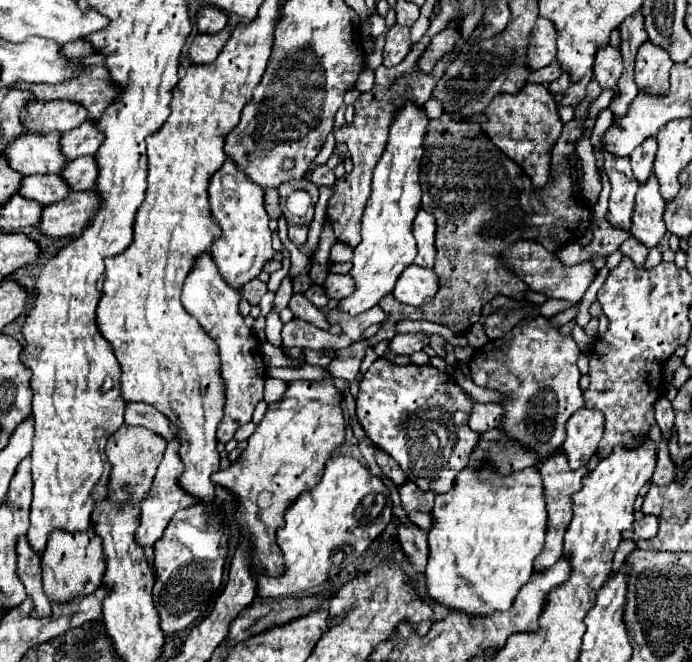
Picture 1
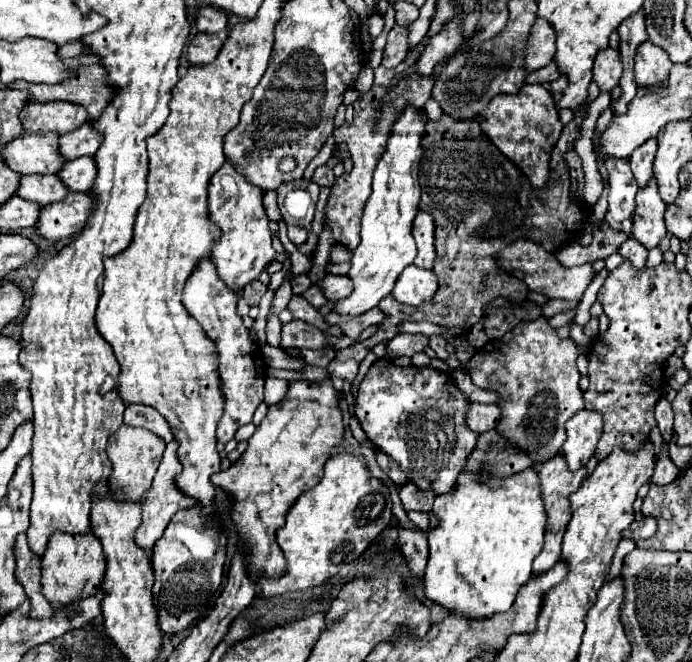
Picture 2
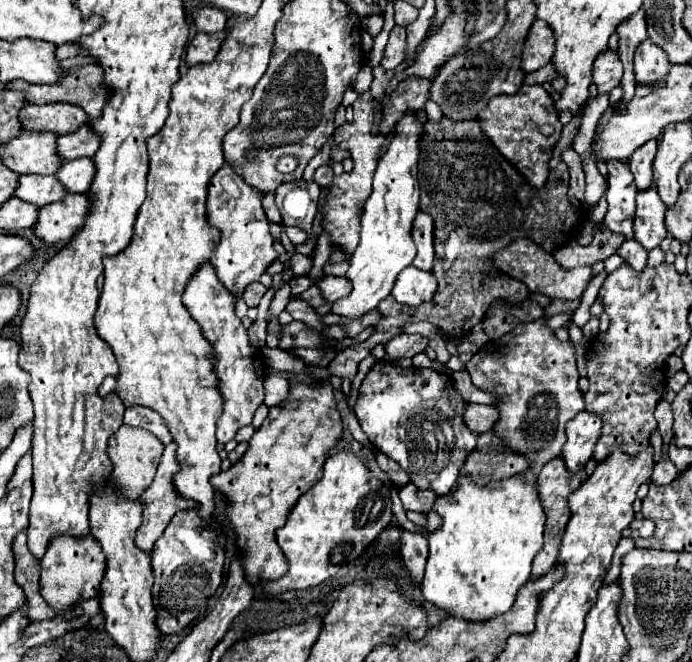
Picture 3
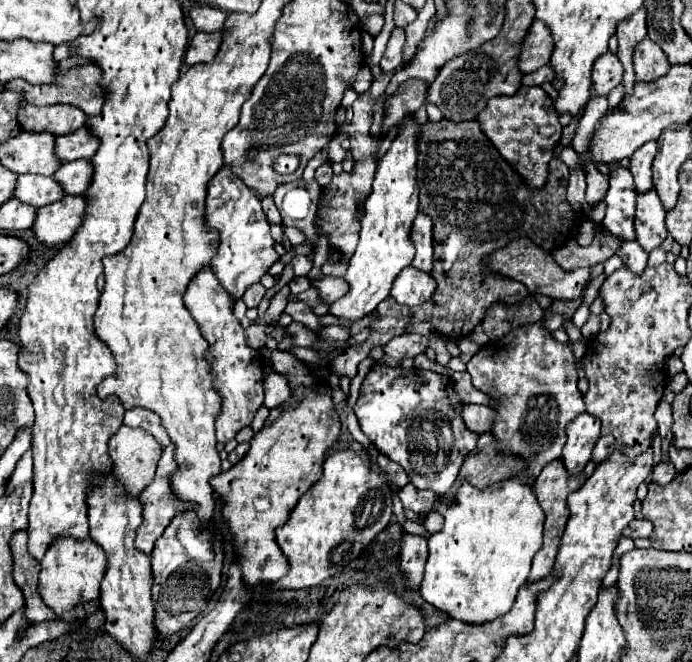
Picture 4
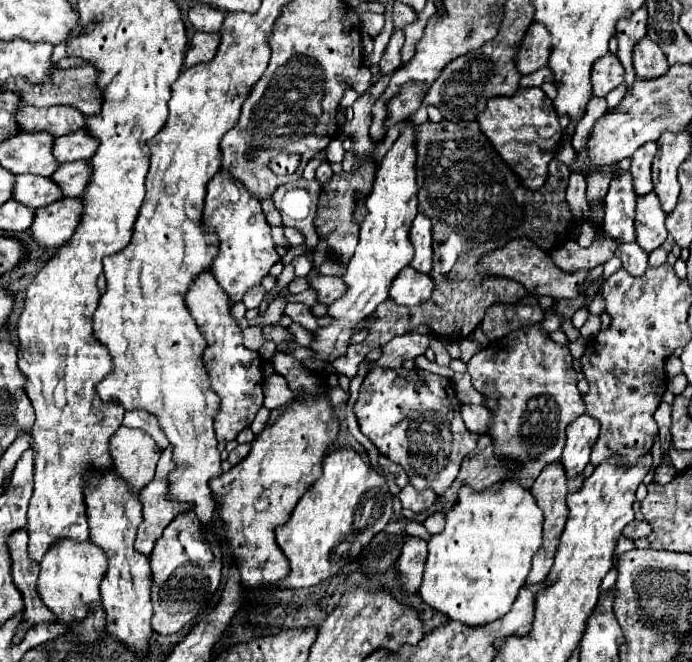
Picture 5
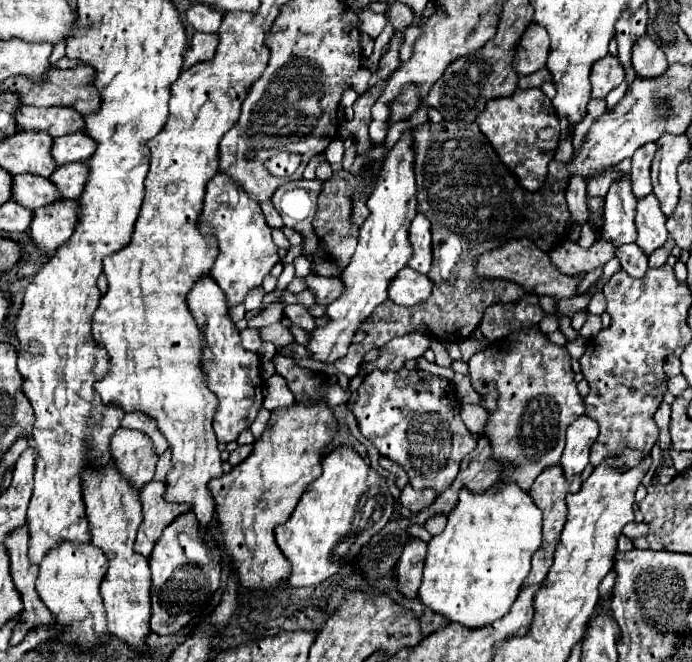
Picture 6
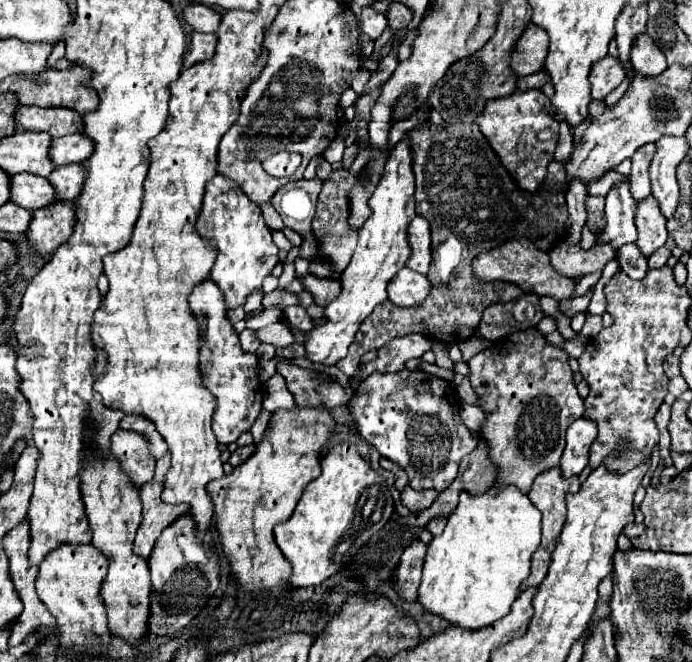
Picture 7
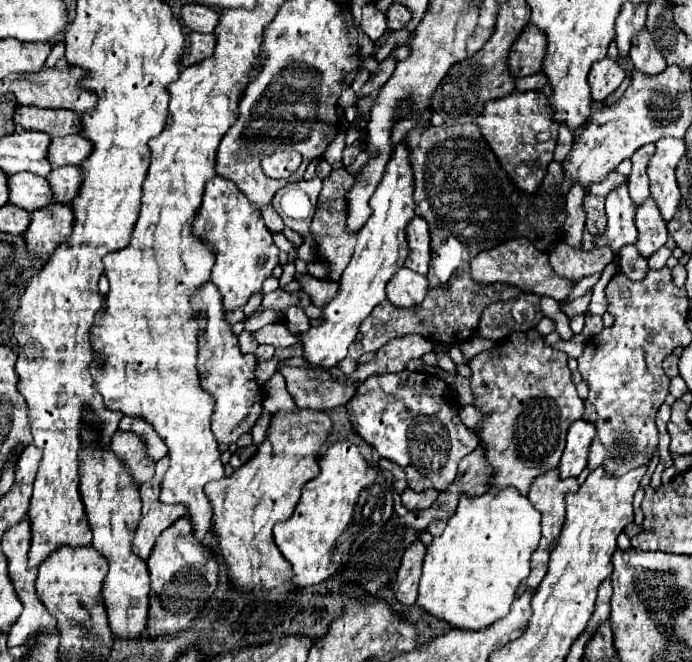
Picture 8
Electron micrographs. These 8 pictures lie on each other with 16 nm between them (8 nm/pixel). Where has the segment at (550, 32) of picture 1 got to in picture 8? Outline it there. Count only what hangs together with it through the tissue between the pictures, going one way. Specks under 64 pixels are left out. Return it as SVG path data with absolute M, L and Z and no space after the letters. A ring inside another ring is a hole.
M526 26L524 32L516 38L516 44L514 44L512 52L510 52L508 70L516 78L536 74L540 70L540 66L542 66L544 54L546 54L544 34L534 26Z

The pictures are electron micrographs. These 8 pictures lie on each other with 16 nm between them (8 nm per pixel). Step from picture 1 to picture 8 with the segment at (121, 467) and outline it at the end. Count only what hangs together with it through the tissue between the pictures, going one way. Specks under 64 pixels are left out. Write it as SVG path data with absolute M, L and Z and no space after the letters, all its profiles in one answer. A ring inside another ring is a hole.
M118 430L112 436L110 448L112 448L112 452L116 452L128 464L128 468L130 468L130 472L132 472L132 476L134 476L134 480L138 484L142 484L142 482L152 478L154 464L148 460L146 446L136 434Z

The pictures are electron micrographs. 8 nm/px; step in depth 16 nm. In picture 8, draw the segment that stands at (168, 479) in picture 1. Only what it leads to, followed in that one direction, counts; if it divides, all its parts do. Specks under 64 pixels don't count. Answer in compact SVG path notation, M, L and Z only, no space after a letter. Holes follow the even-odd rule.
M164 456L156 464L156 472L152 480L146 480L144 484L140 484L142 512L140 512L140 524L136 526L136 536L132 538L132 552L142 560L150 556L156 538L186 514L186 506L170 506L158 500L160 480L168 470L168 466L170 466L168 456Z

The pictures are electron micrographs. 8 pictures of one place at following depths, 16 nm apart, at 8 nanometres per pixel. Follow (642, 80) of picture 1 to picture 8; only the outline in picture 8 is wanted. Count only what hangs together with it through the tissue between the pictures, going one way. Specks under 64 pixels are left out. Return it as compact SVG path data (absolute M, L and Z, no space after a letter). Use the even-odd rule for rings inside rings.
M648 30L640 32L640 36L636 36L636 40L632 40L632 48L630 48L630 58L634 62L634 66L644 72L644 74L660 74L666 68L664 56L660 54L660 50L656 48L652 36L648 36Z

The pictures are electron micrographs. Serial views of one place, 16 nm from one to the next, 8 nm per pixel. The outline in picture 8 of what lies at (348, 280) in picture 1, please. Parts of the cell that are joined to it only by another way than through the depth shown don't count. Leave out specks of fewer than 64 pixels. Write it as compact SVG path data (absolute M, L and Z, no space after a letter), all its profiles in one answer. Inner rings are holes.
M296 274L294 278L300 282L302 292L306 292L310 296L312 304L318 306L318 308L326 306L332 300L332 296L336 296L336 292L338 292L338 284L336 282L318 280L318 278L312 278L308 274Z

